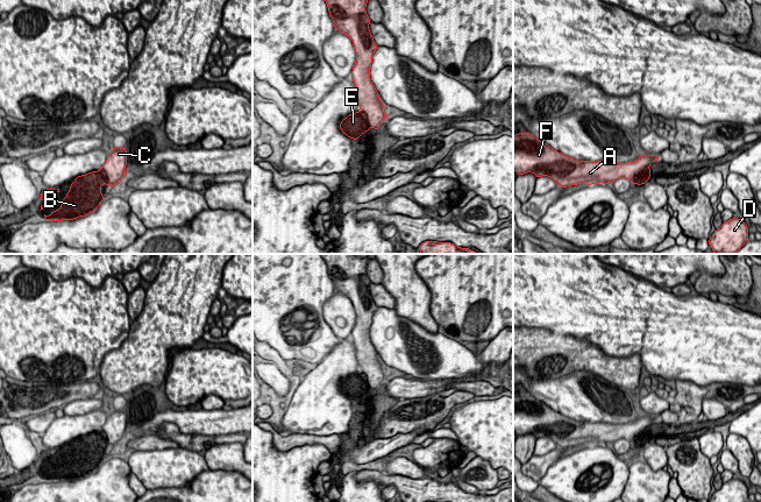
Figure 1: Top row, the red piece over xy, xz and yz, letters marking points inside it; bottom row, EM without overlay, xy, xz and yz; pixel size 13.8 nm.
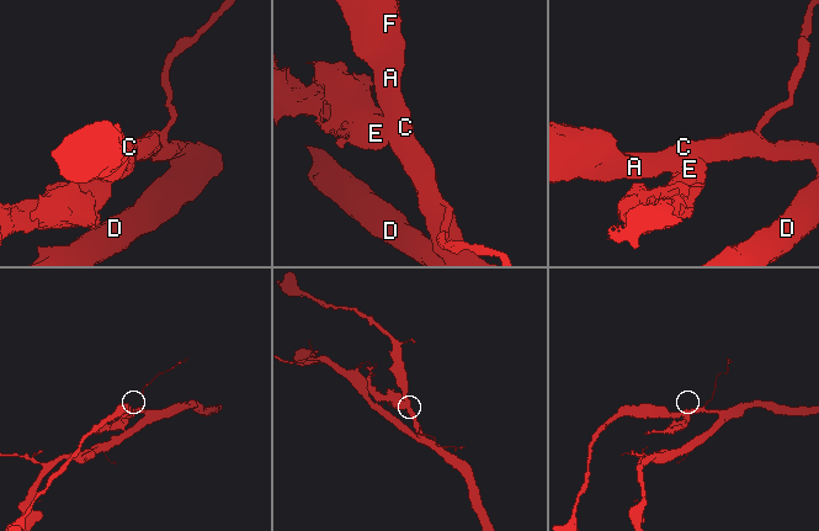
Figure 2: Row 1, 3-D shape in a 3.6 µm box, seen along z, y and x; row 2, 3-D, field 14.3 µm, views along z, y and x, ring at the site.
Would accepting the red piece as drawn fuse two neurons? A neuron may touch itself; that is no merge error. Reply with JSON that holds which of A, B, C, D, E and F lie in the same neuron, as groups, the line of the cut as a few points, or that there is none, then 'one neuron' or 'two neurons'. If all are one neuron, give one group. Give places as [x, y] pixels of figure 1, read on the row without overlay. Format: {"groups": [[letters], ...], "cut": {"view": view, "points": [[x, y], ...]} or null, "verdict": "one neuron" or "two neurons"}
{"groups": [["A", "C", "D", "F"], ["B", "E"]], "cut": {"view": "xz", "points": [[360, 370], [365, 376], [369, 388]]}, "verdict": "two neurons"}

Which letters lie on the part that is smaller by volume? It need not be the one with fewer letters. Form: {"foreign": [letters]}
{"foreign": ["B", "E"]}

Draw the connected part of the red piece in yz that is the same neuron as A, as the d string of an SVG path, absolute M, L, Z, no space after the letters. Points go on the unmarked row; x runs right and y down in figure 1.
M531 394L513 396L513 431L517 436L532 433L536 439L548 437L557 447L577 445L611 445L618 439L633 444L653 423L660 422L655 416L642 416L634 423L578 422L554 411Z

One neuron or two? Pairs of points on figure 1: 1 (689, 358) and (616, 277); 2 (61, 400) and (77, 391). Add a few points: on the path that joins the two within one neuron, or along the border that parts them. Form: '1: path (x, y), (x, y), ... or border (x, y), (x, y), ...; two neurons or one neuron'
1: path (669, 338), (628, 297); one neuron
2: path (64, 396), (73, 391); one neuron

